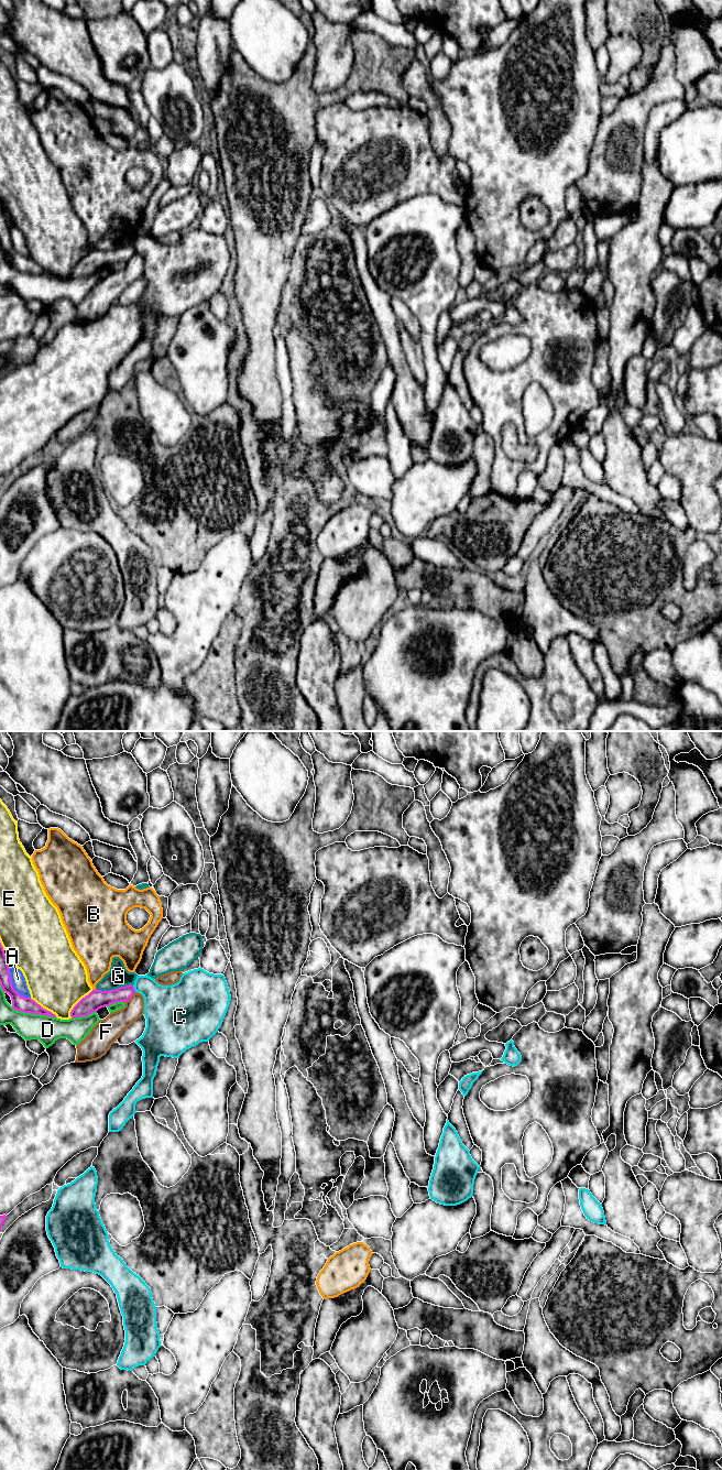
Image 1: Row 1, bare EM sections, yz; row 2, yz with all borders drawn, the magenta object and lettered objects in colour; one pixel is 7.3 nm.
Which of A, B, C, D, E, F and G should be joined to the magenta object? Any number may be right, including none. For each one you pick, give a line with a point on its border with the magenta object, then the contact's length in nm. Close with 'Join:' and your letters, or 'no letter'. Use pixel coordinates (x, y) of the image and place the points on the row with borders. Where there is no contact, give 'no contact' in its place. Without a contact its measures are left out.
Join: no letter

